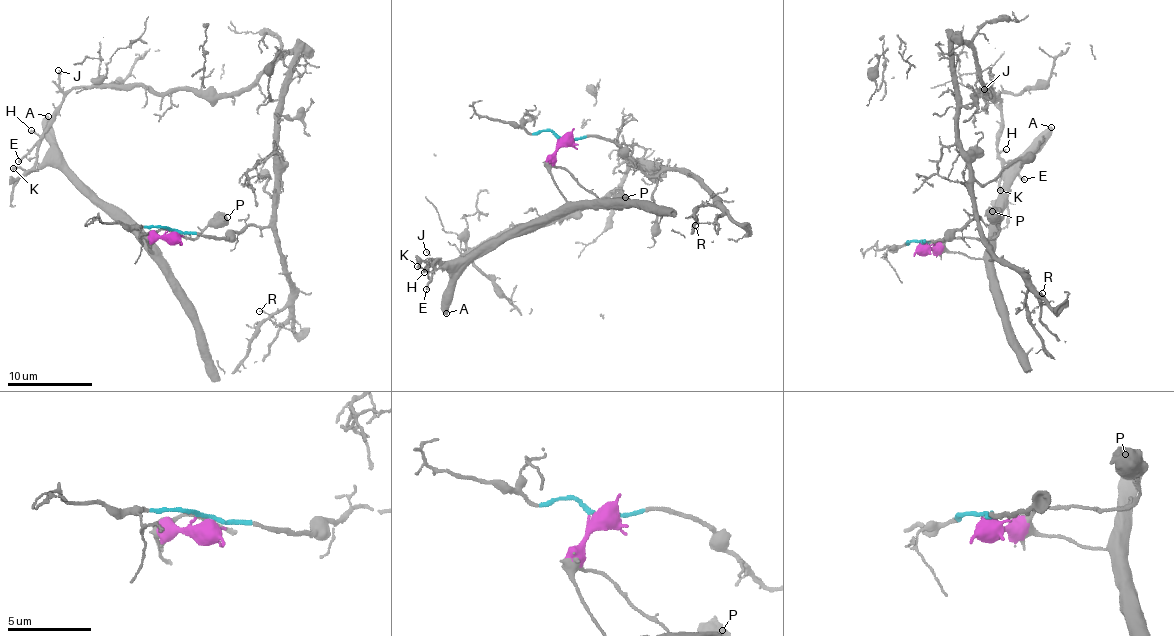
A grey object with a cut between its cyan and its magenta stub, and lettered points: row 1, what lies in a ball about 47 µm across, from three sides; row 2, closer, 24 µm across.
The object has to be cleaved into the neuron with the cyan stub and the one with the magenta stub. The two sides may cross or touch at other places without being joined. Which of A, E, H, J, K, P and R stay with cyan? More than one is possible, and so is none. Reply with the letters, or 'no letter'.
E, H, J, R

